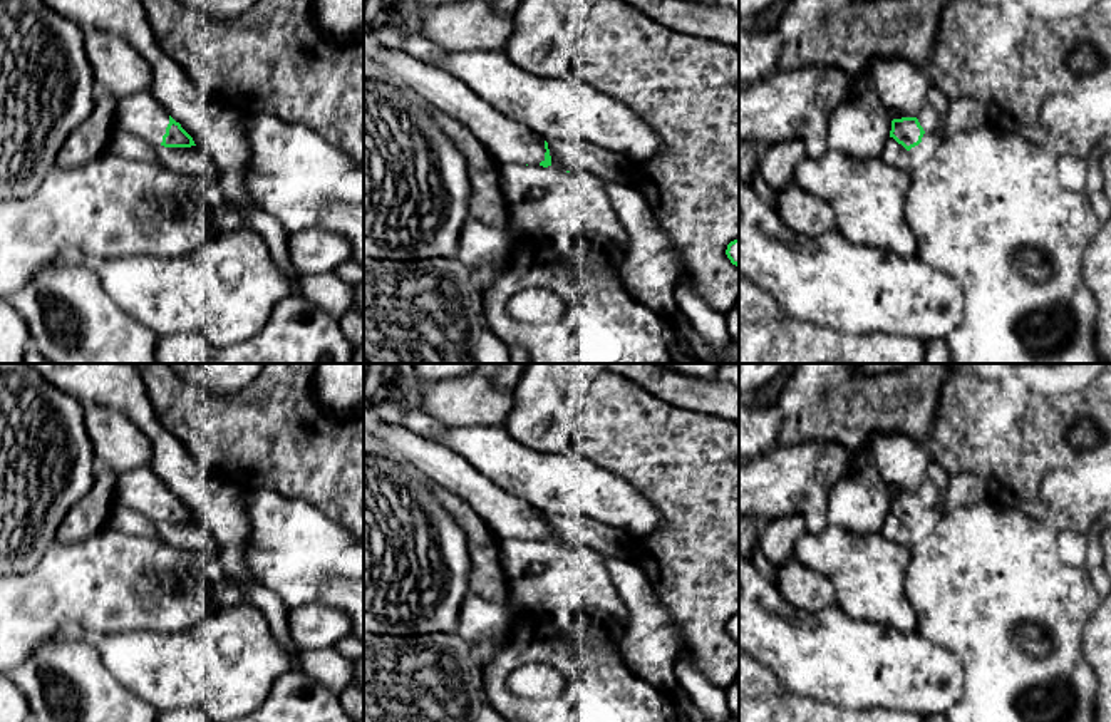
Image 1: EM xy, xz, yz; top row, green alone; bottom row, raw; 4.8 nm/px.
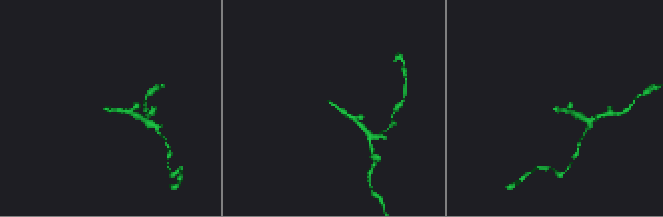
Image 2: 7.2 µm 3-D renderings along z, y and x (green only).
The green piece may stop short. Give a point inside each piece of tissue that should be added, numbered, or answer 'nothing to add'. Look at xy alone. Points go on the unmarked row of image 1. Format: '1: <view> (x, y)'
1: xy (141, 489)

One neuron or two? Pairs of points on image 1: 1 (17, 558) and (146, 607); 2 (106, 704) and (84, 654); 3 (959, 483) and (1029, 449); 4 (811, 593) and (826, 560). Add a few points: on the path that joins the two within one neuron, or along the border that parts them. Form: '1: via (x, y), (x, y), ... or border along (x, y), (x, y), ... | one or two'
1: border along (56, 541), (34, 568), (17, 575) | two
2: via (94, 692), (84, 682), (84, 665) | one
3: border along (950, 474), (974, 473), (984, 481) | two
4: border along (793, 556), (820, 572), (830, 582), (835, 603) | two

